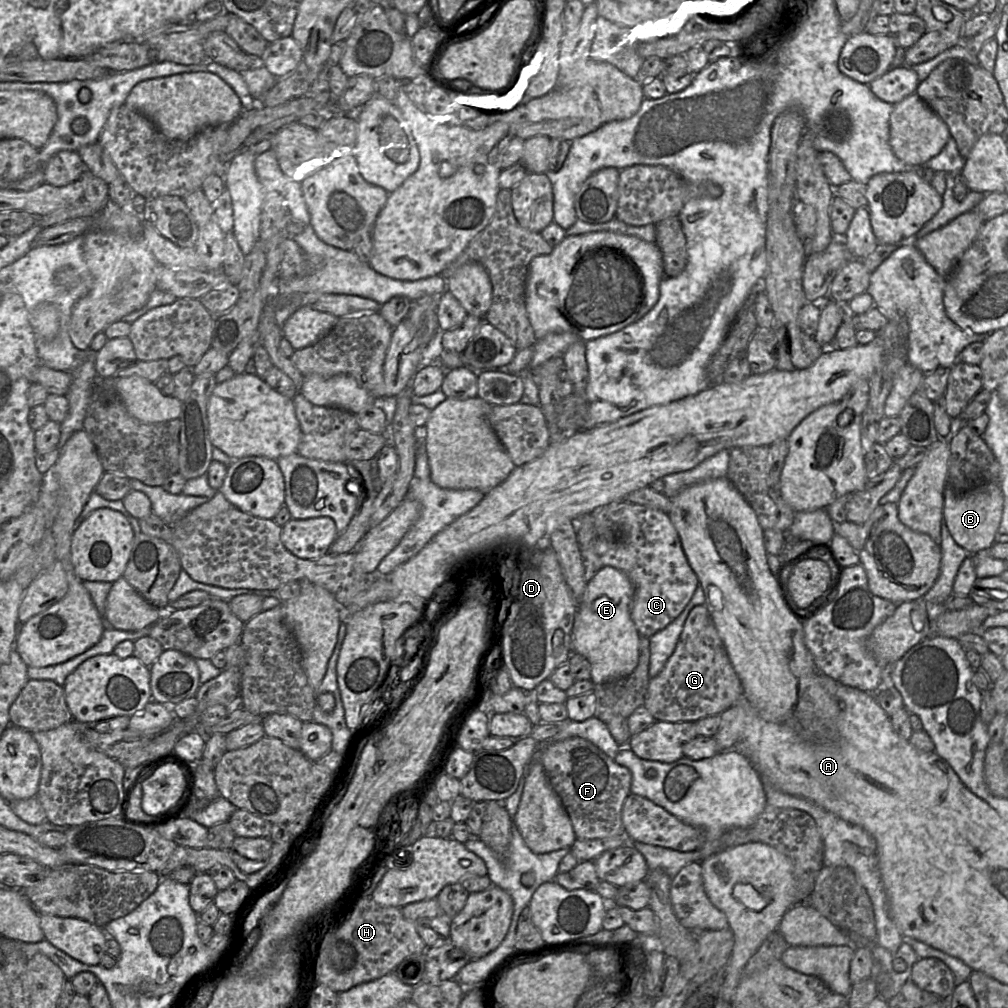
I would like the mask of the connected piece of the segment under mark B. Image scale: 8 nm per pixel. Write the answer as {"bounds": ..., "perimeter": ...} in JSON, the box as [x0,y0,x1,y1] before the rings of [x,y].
{"bounds":[943,482,1004,555],"perimeter":[[[997,482],[981,484],[963,493],[957,493],[946,486],[944,491],[943,520],[955,542],[974,555],[980,551],[989,551],[997,537],[1004,498]]]}

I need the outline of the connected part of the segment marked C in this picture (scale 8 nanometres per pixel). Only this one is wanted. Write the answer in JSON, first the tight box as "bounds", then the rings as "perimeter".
{"bounds":[592,500,699,638],"perimeter":[[[619,500],[592,512],[595,571],[611,566],[627,575],[634,586],[630,614],[640,636],[650,638],[684,610],[699,580],[683,552],[668,514],[648,506]]]}

